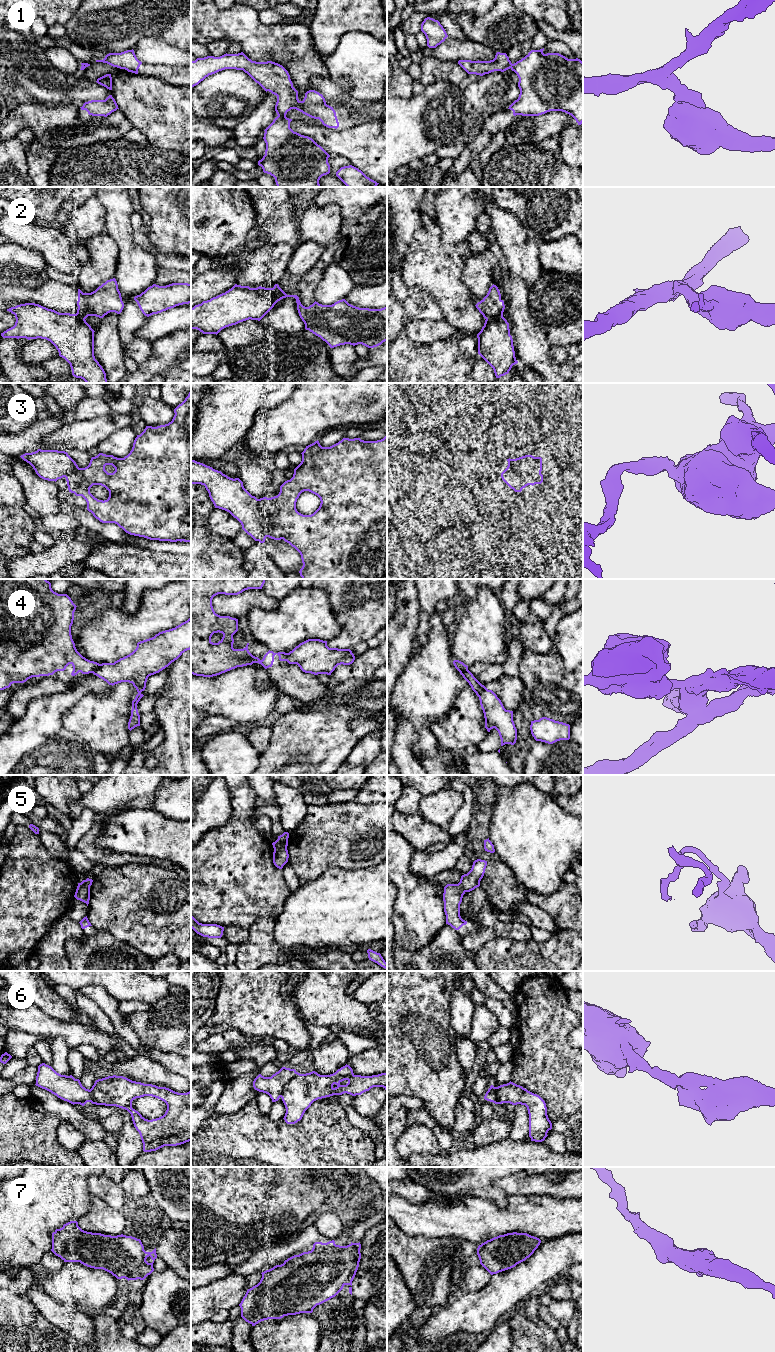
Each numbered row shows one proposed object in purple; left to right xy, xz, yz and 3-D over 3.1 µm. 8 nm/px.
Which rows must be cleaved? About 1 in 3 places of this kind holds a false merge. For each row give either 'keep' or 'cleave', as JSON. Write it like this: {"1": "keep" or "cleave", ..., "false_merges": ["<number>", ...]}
{"1": "cleave", "2": "cleave", "3": "cleave", "4": "cleave", "5": "cleave", "6": "cleave", "7": "keep", "false_merges": ["1", "2", "3", "4", "5", "6"]}

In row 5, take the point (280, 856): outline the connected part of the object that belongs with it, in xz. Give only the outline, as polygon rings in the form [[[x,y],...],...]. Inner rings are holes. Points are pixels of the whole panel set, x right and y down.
[[[287,848],[277,849],[273,852],[273,863],[279,869],[282,869],[288,862],[288,858],[289,854]]]

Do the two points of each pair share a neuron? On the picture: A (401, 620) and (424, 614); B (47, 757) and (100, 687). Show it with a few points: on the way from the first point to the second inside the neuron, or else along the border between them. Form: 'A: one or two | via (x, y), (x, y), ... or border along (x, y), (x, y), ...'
A: two | border along (418, 592), (419, 622), (415, 638)
B: one | via (50, 735), (50, 718), (78, 690)

